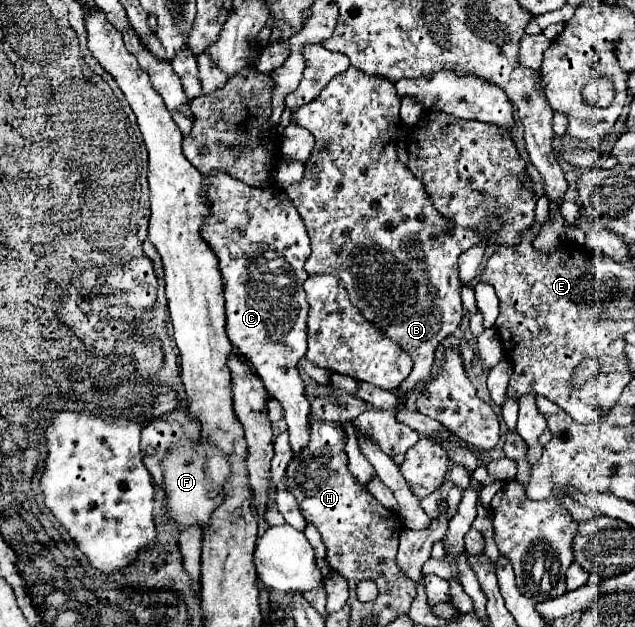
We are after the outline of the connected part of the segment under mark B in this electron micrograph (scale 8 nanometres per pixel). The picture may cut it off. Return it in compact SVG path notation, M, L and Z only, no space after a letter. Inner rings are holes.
M350 66L346 72L330 80L330 84L318 94L318 100L292 110L290 118L308 129L315 138L314 152L306 160L304 180L286 188L286 194L300 212L312 242L312 254L304 266L306 272L310 276L338 276L352 304L366 316L366 320L392 338L404 352L410 354L414 362L410 376L398 386L400 404L390 410L370 408L362 412L354 424L376 444L380 444L388 456L406 454L406 450L416 444L414 430L400 422L396 414L404 408L404 396L416 390L422 382L430 380L436 348L458 330L462 318L458 256L470 246L482 242L482 232L474 232L474 228L458 228L452 220L446 220L446 216L430 204L430 196L426 196L422 180L398 162L396 136L402 124L400 98L390 80L382 76L368 76Z

